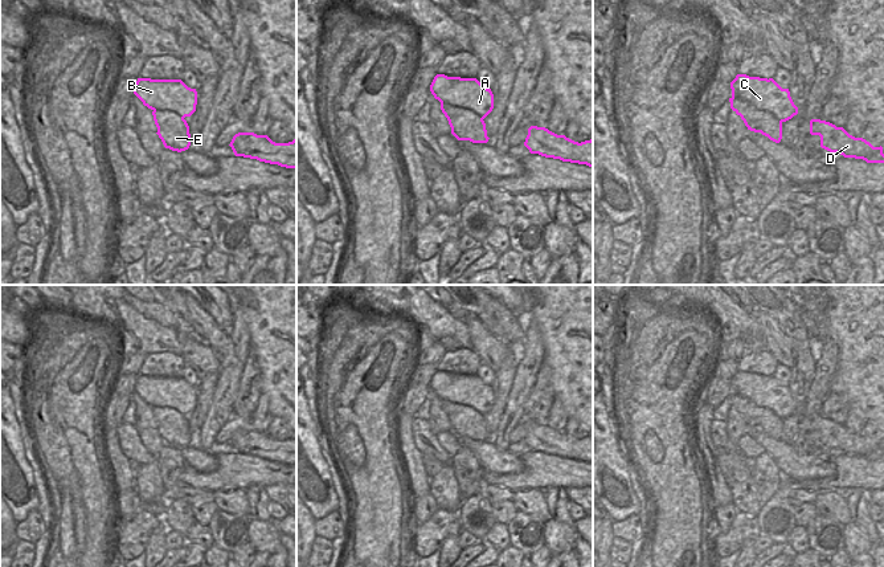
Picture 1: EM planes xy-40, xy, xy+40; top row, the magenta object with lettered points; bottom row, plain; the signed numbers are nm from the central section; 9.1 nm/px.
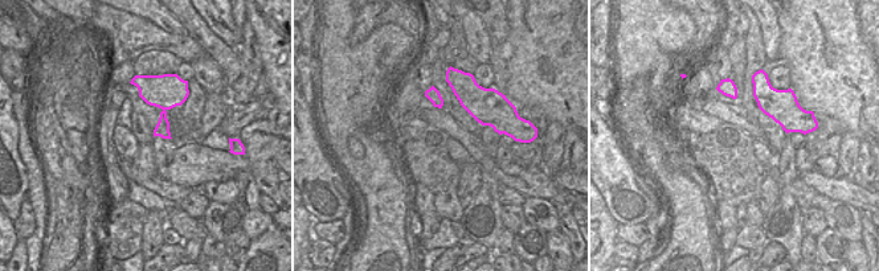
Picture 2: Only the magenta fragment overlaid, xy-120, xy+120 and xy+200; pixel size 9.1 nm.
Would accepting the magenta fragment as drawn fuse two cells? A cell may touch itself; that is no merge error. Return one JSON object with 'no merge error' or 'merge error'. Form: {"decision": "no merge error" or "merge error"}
{"decision": "no merge error"}

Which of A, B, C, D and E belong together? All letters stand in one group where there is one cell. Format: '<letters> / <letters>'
A B C D E

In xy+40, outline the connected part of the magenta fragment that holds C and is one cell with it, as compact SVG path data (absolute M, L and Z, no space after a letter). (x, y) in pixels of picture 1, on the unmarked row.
M737 371L730 386L730 405L741 413L748 427L779 440L782 420L798 411L789 386L782 386L773 375L746 371Z

